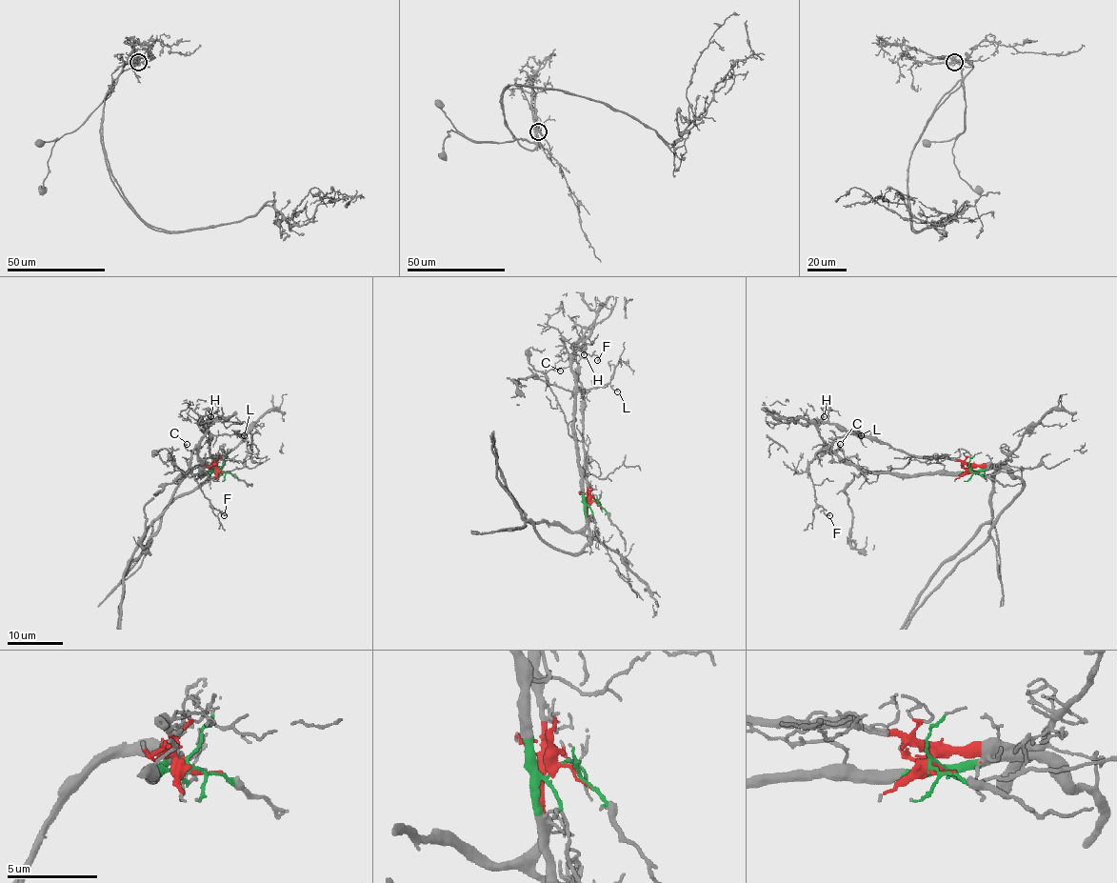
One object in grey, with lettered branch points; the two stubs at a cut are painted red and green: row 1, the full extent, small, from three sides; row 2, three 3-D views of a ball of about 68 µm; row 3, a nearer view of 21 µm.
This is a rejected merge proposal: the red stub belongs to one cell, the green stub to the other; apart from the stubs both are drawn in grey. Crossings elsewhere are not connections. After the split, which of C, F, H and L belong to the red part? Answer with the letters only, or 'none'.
L

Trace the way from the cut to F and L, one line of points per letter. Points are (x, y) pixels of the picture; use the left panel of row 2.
F: (219, 471), (201, 474), (195, 448), (191, 453), (190, 473), (209, 502), (224, 515)
L: (219, 471), (211, 457), (211, 436), (239, 432), (245, 435)

